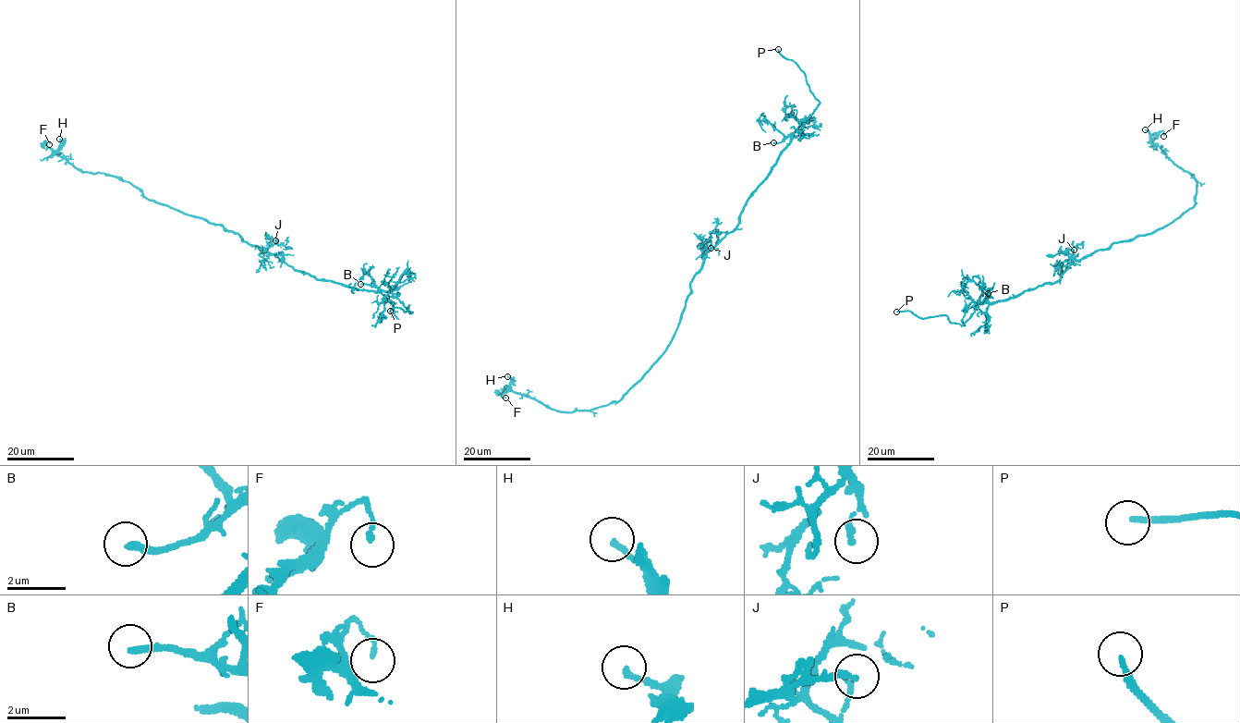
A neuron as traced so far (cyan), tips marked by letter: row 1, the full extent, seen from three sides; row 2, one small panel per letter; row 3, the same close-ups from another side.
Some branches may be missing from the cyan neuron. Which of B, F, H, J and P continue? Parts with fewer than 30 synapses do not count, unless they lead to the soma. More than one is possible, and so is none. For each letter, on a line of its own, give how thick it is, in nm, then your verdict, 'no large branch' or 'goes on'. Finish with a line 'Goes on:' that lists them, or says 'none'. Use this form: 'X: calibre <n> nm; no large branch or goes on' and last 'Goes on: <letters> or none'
B: calibre 240 nm; goes on
F: calibre 130 nm; no large branch
H: calibre 190 nm; no large branch
J: calibre 200 nm; no large branch
P: calibre 200 nm; goes on
Goes on: B, P

